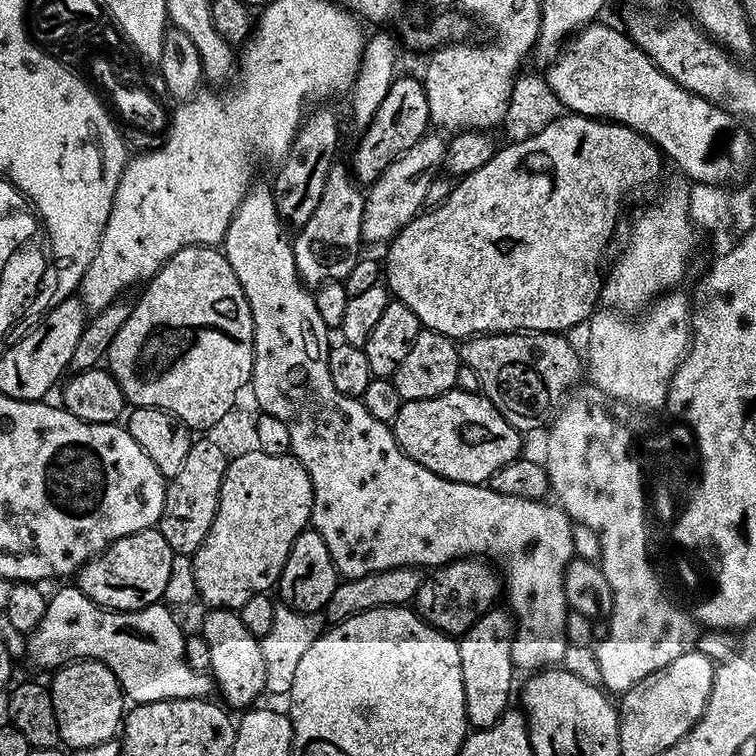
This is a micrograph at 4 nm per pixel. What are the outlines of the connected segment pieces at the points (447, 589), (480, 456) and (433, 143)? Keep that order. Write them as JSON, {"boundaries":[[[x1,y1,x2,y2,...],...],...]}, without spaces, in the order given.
{"boundaries":[[[484,558,458,560,429,575,414,601,420,619,436,631,456,638,467,632,486,613,493,611,502,597,502,576,486,561]],[[463,390,436,400,405,403,394,421,394,435,400,451,413,462,458,484,483,485,521,455,521,433,505,419,495,403,491,399,479,400]],[[429,134,418,146,398,157,394,163,384,171,384,175,371,185,367,193,366,214,364,215,364,244,384,244,396,239,400,231,411,224,417,216,425,211,424,203,428,200,428,191,432,188,432,179,441,175,448,149,445,137]]]}

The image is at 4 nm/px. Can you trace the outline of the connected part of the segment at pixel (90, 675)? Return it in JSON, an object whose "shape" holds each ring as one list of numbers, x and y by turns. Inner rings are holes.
{"shape":[[85,659,83,662,72,662,61,667,55,673,56,676,50,683,54,710,58,714,58,726,60,727,60,738,65,745,72,748,85,748,91,750,115,741,116,731,121,731,122,721,126,716,126,697,124,689,120,687,120,680,110,669,95,660]]}

